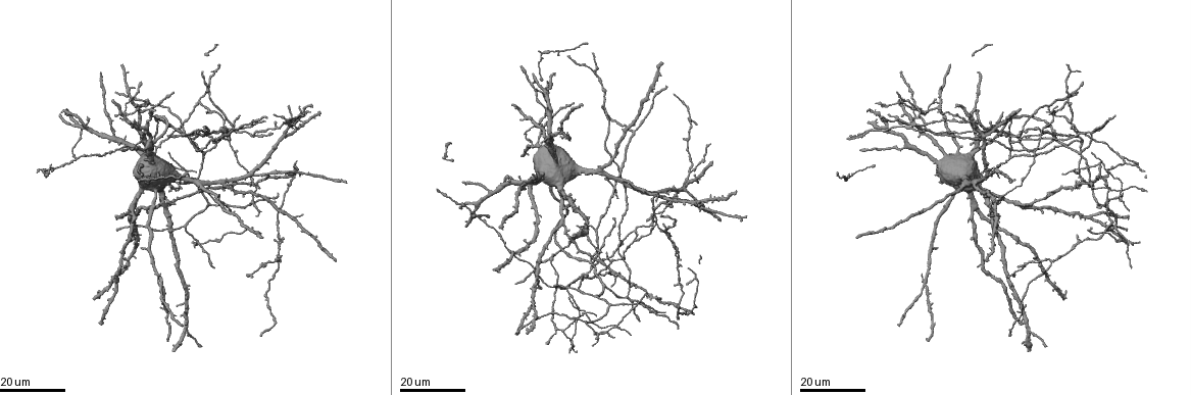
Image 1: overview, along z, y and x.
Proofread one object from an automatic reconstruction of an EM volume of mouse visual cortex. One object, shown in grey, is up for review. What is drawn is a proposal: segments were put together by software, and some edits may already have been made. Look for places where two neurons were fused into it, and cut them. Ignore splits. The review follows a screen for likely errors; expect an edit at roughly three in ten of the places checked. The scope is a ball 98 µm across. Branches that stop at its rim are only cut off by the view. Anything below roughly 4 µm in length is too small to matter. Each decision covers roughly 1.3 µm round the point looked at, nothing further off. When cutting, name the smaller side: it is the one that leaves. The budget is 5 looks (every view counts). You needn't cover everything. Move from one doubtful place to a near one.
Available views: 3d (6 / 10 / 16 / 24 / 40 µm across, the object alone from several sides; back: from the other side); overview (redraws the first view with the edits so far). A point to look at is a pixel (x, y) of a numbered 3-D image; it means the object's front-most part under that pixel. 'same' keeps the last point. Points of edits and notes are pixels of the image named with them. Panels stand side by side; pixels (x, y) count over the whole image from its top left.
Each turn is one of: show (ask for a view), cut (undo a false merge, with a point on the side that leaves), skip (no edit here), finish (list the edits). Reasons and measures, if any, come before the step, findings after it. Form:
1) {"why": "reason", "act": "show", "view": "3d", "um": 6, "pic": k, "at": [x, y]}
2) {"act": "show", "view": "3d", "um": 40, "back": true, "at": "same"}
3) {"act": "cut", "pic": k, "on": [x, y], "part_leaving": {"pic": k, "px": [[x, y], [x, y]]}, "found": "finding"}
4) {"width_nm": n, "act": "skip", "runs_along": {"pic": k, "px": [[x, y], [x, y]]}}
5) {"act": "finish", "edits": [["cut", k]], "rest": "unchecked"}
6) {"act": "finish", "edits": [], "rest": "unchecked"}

{"why": "two arms in line, one across", "act": "show", "view": "3d", "um": 16, "pic": 1, "at": [1126, 163]}

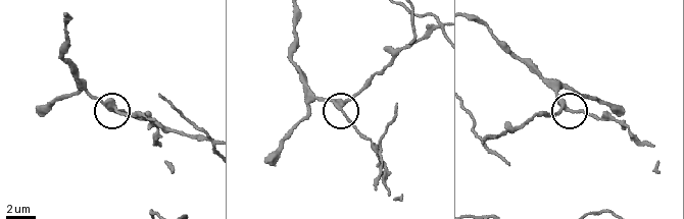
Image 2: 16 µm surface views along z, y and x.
{"why": "zoom in", "act": "show", "view": "3d", "um": 6, "pic": 2, "at": [112, 108]}

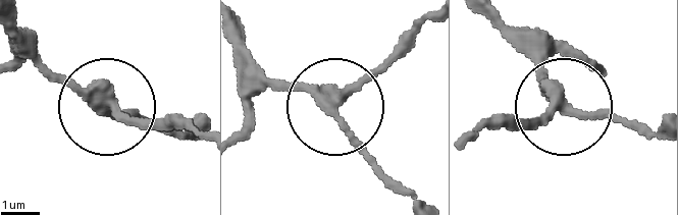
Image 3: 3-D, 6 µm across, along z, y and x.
{"arms": 3, "act": "skip", "runs_along": {"pic": 3, "px": [[500, 24], [549, 93], [643, 121]]}, "found": "continuous, no second neuron"}

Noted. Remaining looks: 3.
{"why": "small branch off a trunk", "act": "show", "view": "3d", "um": 24, "pic": 1, "at": [586, 311]}

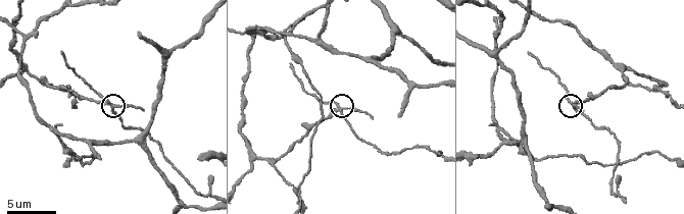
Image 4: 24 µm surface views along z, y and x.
{"act": "show", "view": "3d", "um": 10, "pic": 4, "at": [109, 100]}

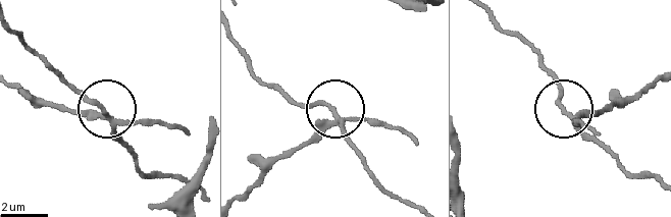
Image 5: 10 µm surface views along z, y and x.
{"why": "zoom in", "act": "show", "view": "3d", "um": 6, "pic": 5, "at": [566, 112]}

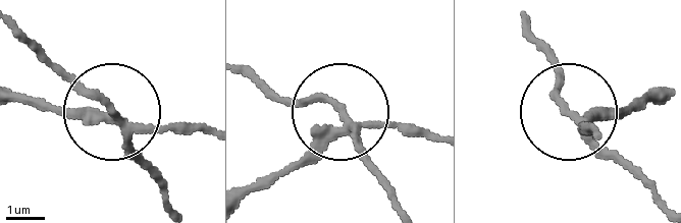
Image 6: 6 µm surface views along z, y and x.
{"arms": 4, "act": "cut", "pic": 6, "on": [83, 94], "part_leaving": {"pic": 6, "px": [[123, 133], [172, 208]]}, "found": "two neurons meet here"}

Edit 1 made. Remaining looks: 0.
{"act": "finish", "edits": [["cut", 6]], "rest": "unchecked"}

